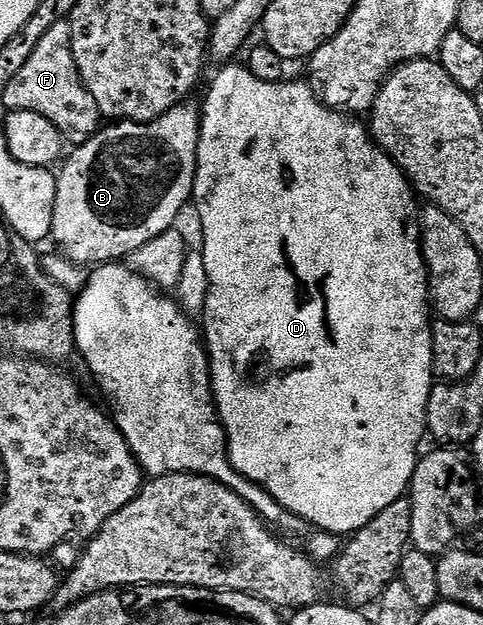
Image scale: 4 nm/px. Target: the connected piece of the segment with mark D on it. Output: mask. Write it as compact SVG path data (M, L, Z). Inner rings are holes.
M227 63L227 64L224 64L224 65L223 65L223 66L222 66L222 68L220 68L220 69L223 69L223 70L221 70L221 71L220 71L220 73L219 73L219 74L217 74L217 75L216 75L216 77L215 77L215 82L213 82L213 83L212 83L212 85L211 85L211 90L209 90L209 91L208 91L208 93L207 93L207 102L205 102L205 103L204 103L204 102L202 102L202 105L201 105L201 124L200 124L200 126L199 126L199 150L198 150L198 151L197 151L197 171L196 171L196 172L195 172L195 191L194 191L194 194L193 194L193 209L194 209L194 205L195 205L195 209L196 209L196 211L197 211L197 212L199 212L199 225L200 225L200 227L201 227L201 228L203 228L203 246L201 246L201 252L202 252L202 255L203 255L203 262L204 262L204 263L205 263L205 275L209 275L209 299L208 299L208 300L207 300L207 302L206 302L206 303L205 303L205 307L204 307L204 308L203 308L203 316L202 316L202 318L201 318L201 332L202 332L202 334L203 334L203 340L204 340L204 342L205 342L205 344L206 344L206 346L207 346L207 357L208 357L208 359L210 359L210 361L211 361L211 394L212 394L212 395L213 395L213 396L214 396L214 397L215 397L215 411L216 411L216 413L218 413L218 415L219 415L219 421L220 421L220 423L222 423L222 424L223 424L223 429L224 429L224 430L225 430L225 432L226 432L226 433L227 433L227 460L228 460L228 461L230 461L230 463L231 463L231 465L232 465L232 467L234 467L234 468L235 468L235 470L237 470L237 472L238 472L238 473L240 473L240 474L241 474L241 475L242 475L242 477L244 477L244 478L245 478L245 479L249 479L249 480L250 480L250 481L251 481L251 482L252 482L252 483L253 483L253 484L254 484L254 485L260 485L260 486L261 486L261 487L262 487L262 489L264 489L264 491L265 491L265 492L266 492L266 493L268 493L268 495L269 495L269 496L270 496L270 497L271 497L271 498L272 498L272 499L274 499L274 501L275 501L275 502L276 502L276 503L278 503L278 505L279 505L279 506L280 506L280 507L282 507L282 508L283 508L283 509L287 509L287 510L288 510L288 511L290 511L290 512L291 512L291 513L292 513L292 514L293 514L293 515L297 515L297 516L298 516L298 517L300 517L300 518L301 518L301 519L305 519L305 520L306 520L306 521L307 521L307 524L308 524L308 526L311 526L311 527L314 527L314 528L315 528L315 529L316 529L316 530L319 530L319 531L322 531L322 532L324 532L324 533L334 533L334 534L336 534L336 535L350 535L350 534L353 534L353 533L356 533L356 531L358 531L358 530L359 530L359 529L364 529L364 528L365 528L365 526L367 526L367 524L368 524L368 523L369 523L369 522L371 522L371 520L373 520L373 518L375 518L375 517L376 517L376 516L377 516L377 515L381 515L381 511L385 511L385 507L389 507L389 503L397 503L397 499L401 499L401 498L402 498L402 497L404 497L404 496L405 496L405 494L406 494L406 493L407 493L407 492L408 492L408 490L410 490L410 488L411 488L411 480L412 480L412 479L413 479L413 475L414 475L414 474L415 474L415 468L416 468L416 467L417 467L417 463L418 463L418 462L419 462L419 458L420 458L420 456L421 456L421 448L420 448L420 449L419 449L419 444L421 444L421 443L422 443L422 441L423 441L423 437L424 437L424 441L425 441L425 438L426 438L426 437L427 437L427 436L428 436L428 431L427 431L427 408L428 408L428 407L429 407L429 395L430 395L430 394L431 394L431 386L432 386L432 384L433 384L433 347L432 347L432 346L431 346L431 331L432 331L432 328L433 328L433 313L432 313L432 310L431 310L431 309L430 309L430 308L429 308L429 290L428 290L428 288L427 288L427 268L426 268L426 267L425 267L425 263L424 263L424 262L423 262L423 252L422 252L422 251L421 251L421 243L420 243L420 242L419 242L419 218L418 218L418 216L417 216L417 208L416 208L416 209L415 209L415 201L416 201L416 202L417 202L417 194L416 194L416 192L415 192L415 190L414 190L414 189L412 189L412 187L411 187L411 183L410 183L410 181L408 181L408 180L407 180L407 175L406 175L406 174L405 174L405 173L402 173L402 171L400 171L400 169L399 169L399 168L398 168L398 167L397 167L397 163L396 163L396 162L395 162L395 161L394 161L394 160L393 160L393 159L392 159L392 158L391 158L391 157L390 157L390 155L389 155L389 154L387 154L387 153L384 153L384 152L383 152L383 150L382 150L382 149L380 149L380 148L379 148L379 146L378 146L378 145L376 145L376 144L375 144L375 142L374 142L374 141L372 141L372 139L371 139L371 135L370 135L370 132L369 132L369 129L368 129L368 126L367 126L367 125L366 125L366 124L364 124L364 122L363 122L363 125L362 125L362 123L361 123L361 122L359 122L359 121L362 121L362 120L359 120L359 119L356 119L356 118L355 118L355 117L354 117L354 116L351 116L351 115L348 115L348 114L345 114L345 113L336 113L336 112L335 112L335 110L333 110L333 109L331 109L331 108L329 108L329 107L328 107L328 106L327 106L327 105L324 105L324 104L323 104L323 102L322 102L322 101L320 101L320 100L319 100L319 98L318 98L318 96L317 96L317 94L316 94L316 92L315 92L315 90L314 90L314 89L312 89L312 88L311 88L311 86L310 86L310 84L307 84L307 83L304 83L304 82L303 82L303 85L302 85L302 83L301 83L301 82L299 82L299 81L294 81L294 79L288 79L288 80L285 80L285 81L278 81L278 82L277 82L277 83L265 83L265 82L264 82L264 81L262 81L262 80L261 80L261 79L257 79L257 78L256 78L256 77L254 77L254 76L253 76L253 74L251 74L251 72L250 72L250 71L249 71L249 70L247 70L247 68L245 68L245 67L244 67L244 66L243 66L243 65L242 65L242 64L239 64L239 65L235 65L235 64L239 64L239 63Z

